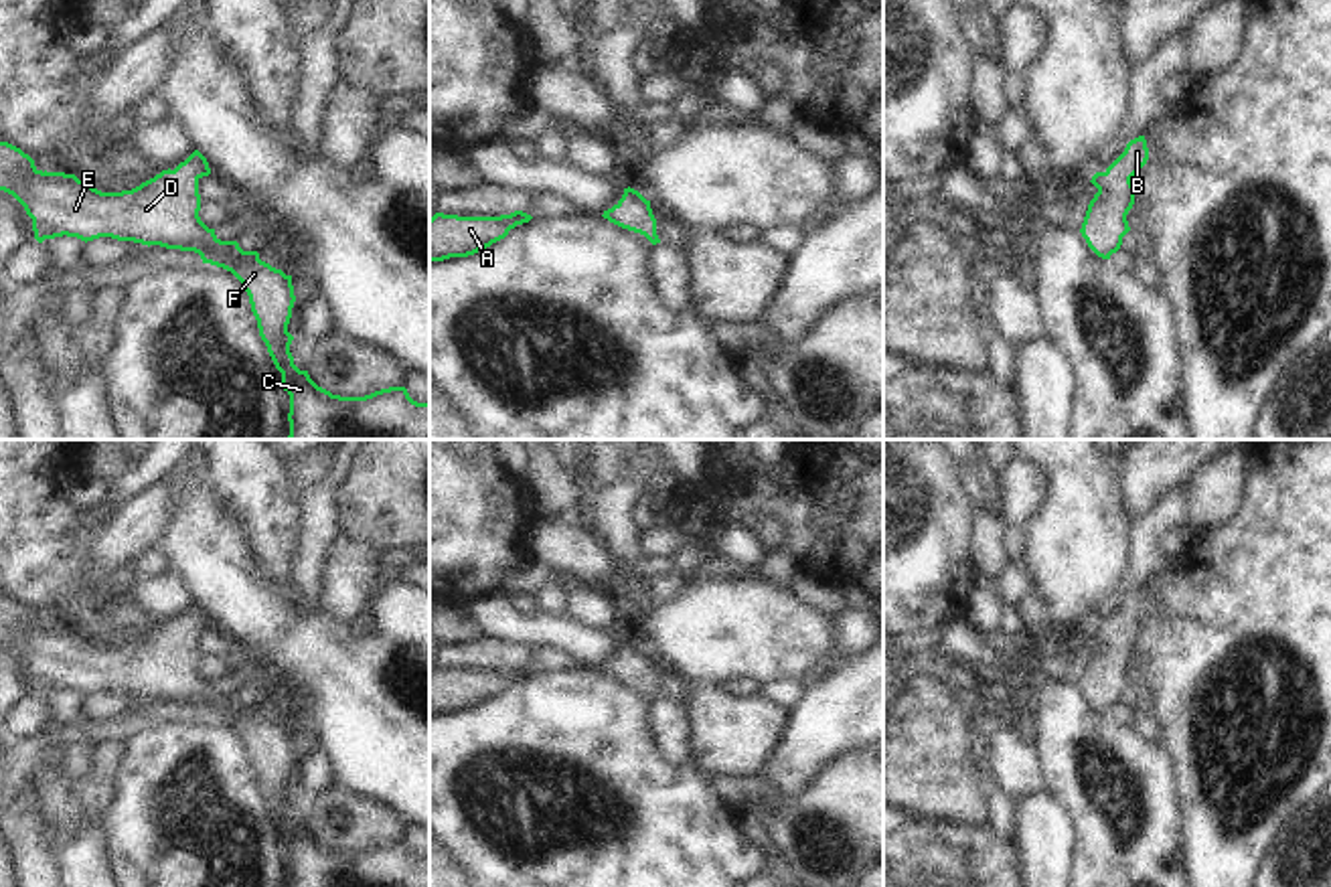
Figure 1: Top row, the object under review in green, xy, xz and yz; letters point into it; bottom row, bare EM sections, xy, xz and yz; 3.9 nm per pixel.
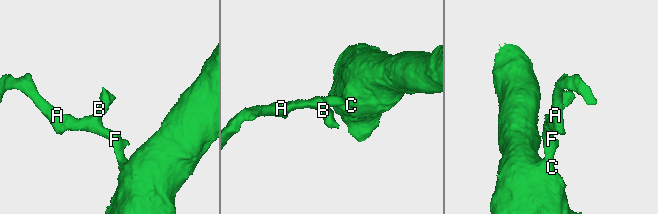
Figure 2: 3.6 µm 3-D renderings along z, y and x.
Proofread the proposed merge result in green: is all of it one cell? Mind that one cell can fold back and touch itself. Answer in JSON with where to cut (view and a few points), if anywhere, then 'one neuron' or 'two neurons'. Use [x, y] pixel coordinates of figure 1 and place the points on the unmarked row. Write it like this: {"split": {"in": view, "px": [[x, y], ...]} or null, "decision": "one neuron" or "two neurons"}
{"split": null, "decision": "one neuron"}

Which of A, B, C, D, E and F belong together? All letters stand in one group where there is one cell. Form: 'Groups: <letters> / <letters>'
Groups: A B C D E F.

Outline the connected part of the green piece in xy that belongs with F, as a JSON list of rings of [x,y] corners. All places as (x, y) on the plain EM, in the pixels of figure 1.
[[[0,595],[0,644],[12,648],[24,660],[32,672],[34,693],[38,697],[63,689],[77,691],[85,697],[111,691],[148,701],[160,699],[194,705],[203,717],[223,721],[241,735],[249,749],[259,790],[276,822],[282,826],[282,842],[290,849],[290,887],[429,887],[429,857],[413,855],[405,840],[389,840],[365,851],[340,851],[318,840],[308,824],[300,824],[294,818],[290,806],[294,790],[288,786],[296,755],[292,729],[261,715],[257,705],[243,705],[237,695],[221,695],[215,682],[209,682],[201,674],[199,634],[209,628],[207,612],[194,603],[174,624],[162,624],[132,644],[101,646],[75,628],[43,626],[20,601]]]

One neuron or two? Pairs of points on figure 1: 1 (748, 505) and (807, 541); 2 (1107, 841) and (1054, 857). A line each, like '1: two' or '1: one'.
1: one
2: two

